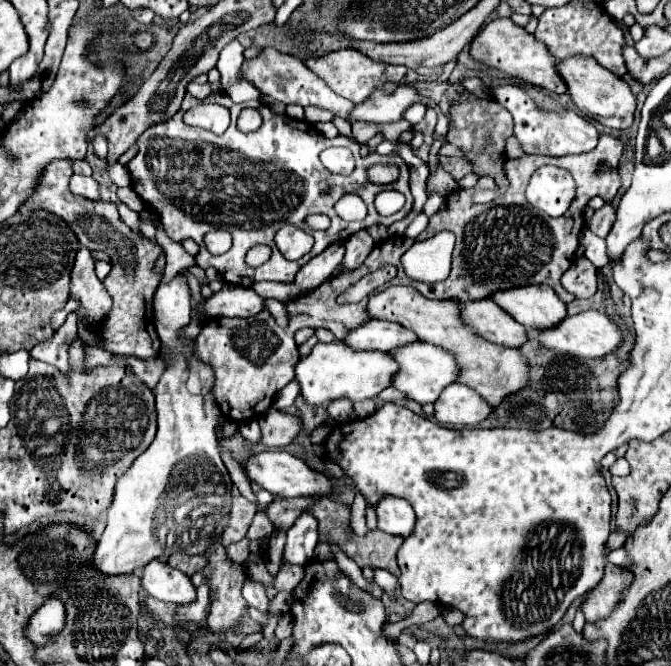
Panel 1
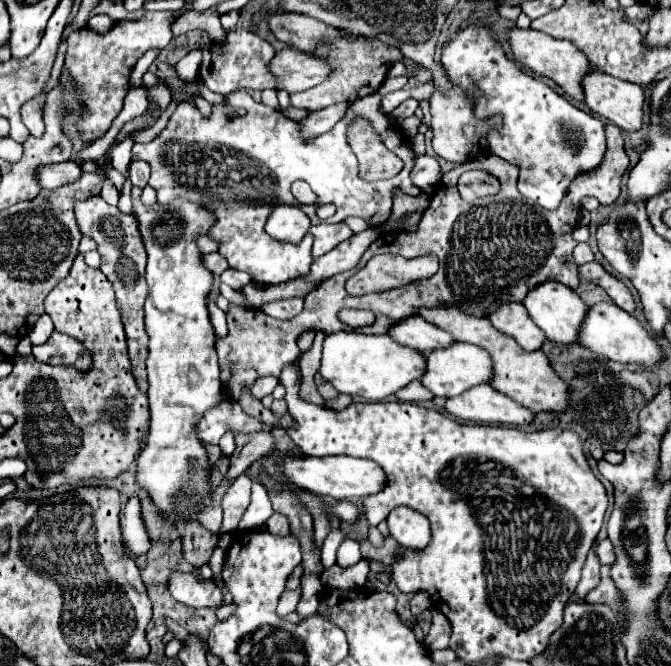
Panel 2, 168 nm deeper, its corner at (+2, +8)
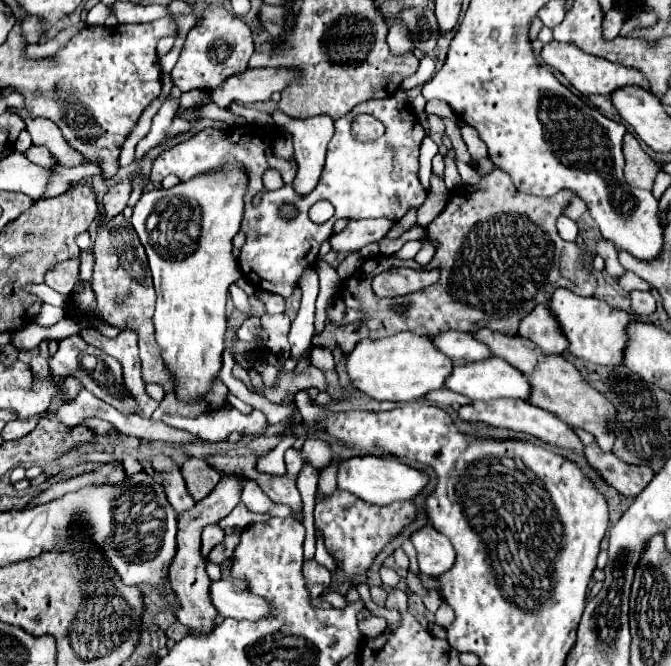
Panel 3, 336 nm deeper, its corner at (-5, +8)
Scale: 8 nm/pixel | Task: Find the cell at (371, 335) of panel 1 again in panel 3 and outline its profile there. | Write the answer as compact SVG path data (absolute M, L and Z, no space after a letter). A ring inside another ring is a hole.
M444 331L442 335L434 335L432 343L454 363L486 359L488 355L492 355L488 353L488 347L484 343L476 341L470 333L462 333L462 331Z

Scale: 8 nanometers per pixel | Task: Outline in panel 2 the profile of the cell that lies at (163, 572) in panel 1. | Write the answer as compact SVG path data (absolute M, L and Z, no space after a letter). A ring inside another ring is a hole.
M173 573L169 581L171 595L189 607L221 607L223 593L215 581L203 579L199 573Z

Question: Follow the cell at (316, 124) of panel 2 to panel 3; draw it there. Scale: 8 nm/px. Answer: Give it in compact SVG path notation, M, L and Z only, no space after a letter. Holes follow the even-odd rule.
M276 109L272 113L272 119L278 125L278 129L282 129L282 131L292 135L294 155L296 155L296 163L298 163L298 175L294 179L294 187L296 187L296 193L306 195L308 191L312 191L312 187L316 187L316 183L320 179L320 171L324 167L326 145L330 143L330 139L334 135L334 119L330 115L316 115L316 117L308 117L308 119L294 119L294 117L288 117L286 113L282 113L280 109Z

